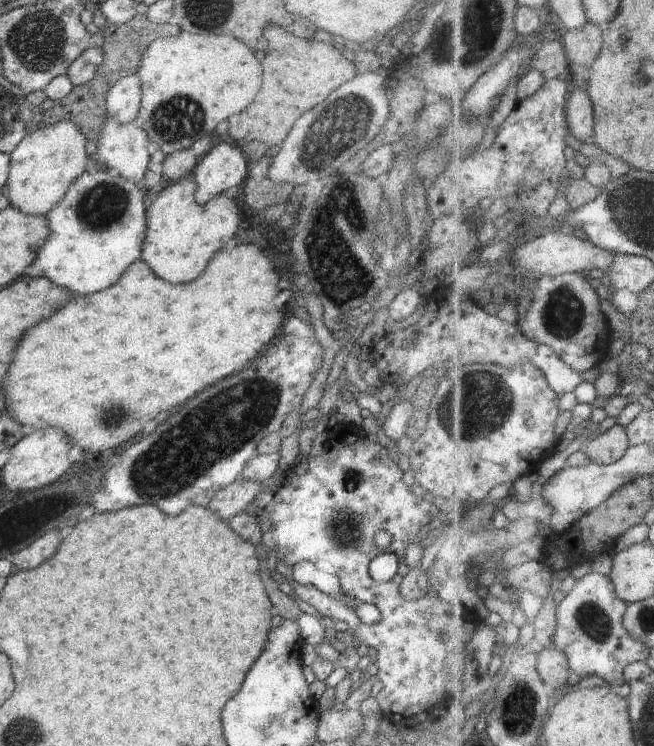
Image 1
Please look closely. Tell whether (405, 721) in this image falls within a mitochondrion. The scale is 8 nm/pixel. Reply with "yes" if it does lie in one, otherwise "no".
no

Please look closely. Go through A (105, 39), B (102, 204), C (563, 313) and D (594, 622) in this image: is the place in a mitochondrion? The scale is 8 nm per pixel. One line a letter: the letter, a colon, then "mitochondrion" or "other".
A: other
B: mitochondrion
C: mitochondrion
D: mitochondrion

